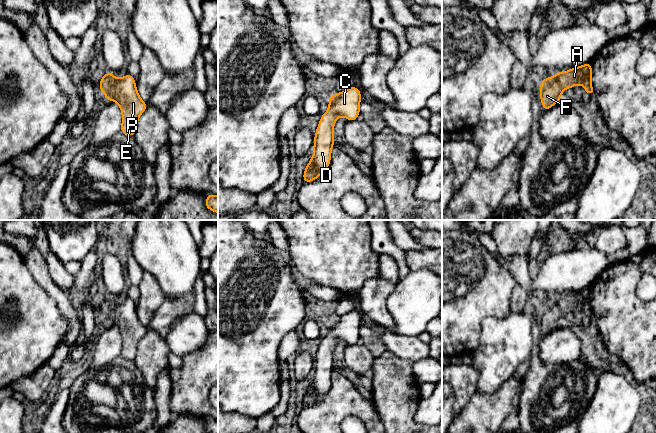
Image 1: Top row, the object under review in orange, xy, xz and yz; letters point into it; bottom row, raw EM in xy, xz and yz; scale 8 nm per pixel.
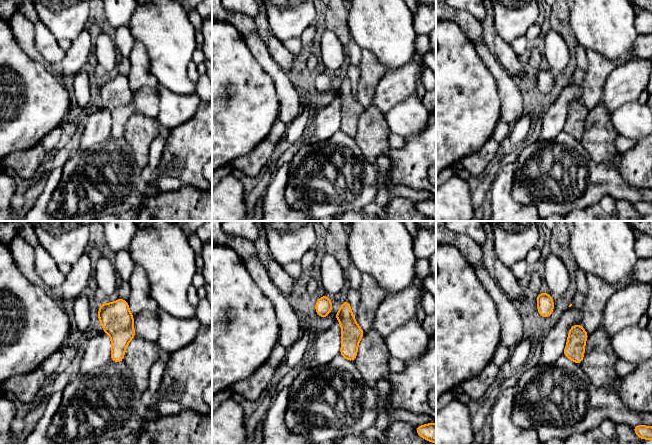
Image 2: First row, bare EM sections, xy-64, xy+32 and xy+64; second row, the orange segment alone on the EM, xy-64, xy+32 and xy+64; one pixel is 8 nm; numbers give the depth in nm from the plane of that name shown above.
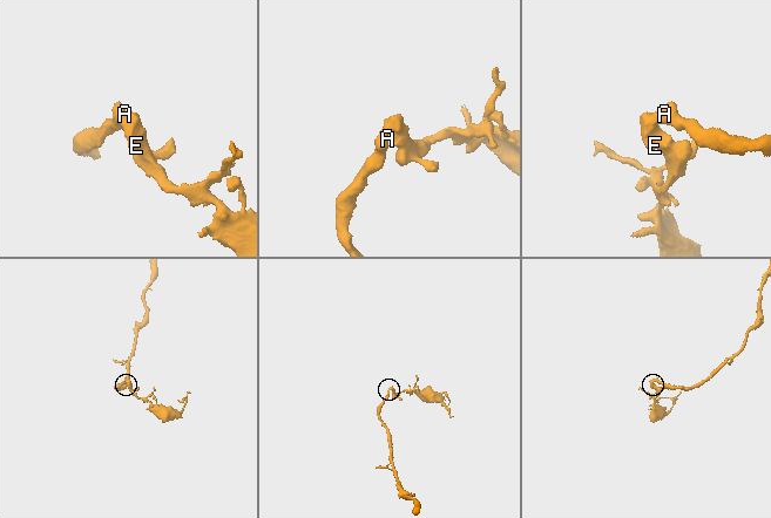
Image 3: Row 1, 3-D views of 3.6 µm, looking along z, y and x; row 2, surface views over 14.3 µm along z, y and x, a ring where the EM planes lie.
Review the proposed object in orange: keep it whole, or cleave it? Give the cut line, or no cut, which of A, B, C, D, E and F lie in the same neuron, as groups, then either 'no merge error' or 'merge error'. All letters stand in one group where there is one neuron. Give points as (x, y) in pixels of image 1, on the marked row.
cut none; groups A B C D E F; no merge error

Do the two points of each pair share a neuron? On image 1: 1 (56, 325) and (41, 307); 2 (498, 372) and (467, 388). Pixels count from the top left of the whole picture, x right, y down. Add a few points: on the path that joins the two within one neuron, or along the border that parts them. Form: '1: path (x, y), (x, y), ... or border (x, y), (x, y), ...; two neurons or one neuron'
1: path (52, 321), (42, 311); one neuron
2: border (472, 365), (478, 372), (476, 389); two neurons

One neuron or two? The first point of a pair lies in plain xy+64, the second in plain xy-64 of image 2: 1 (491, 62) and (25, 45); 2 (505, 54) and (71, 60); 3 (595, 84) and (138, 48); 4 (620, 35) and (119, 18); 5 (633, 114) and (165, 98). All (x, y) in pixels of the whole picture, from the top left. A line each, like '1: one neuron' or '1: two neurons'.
1: one neuron
2: two neurons
3: one neuron
4: two neurons
5: one neuron

